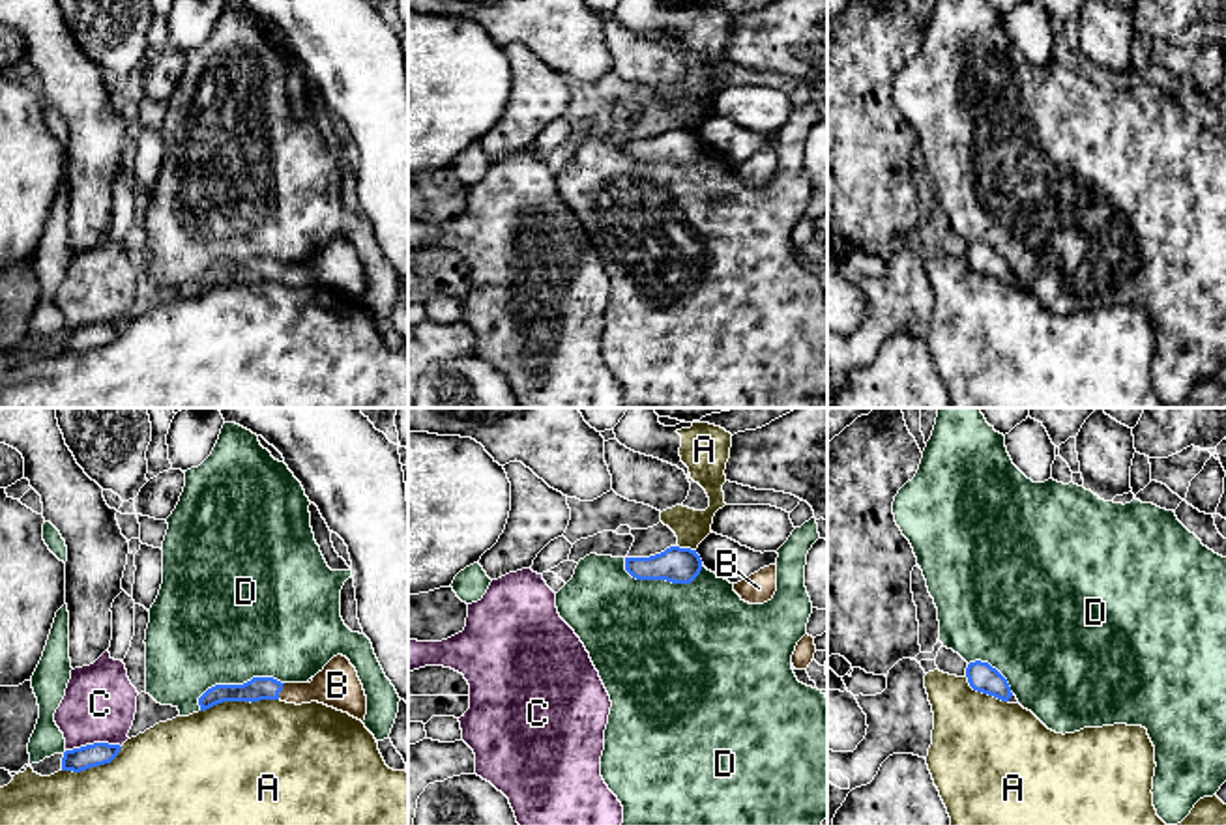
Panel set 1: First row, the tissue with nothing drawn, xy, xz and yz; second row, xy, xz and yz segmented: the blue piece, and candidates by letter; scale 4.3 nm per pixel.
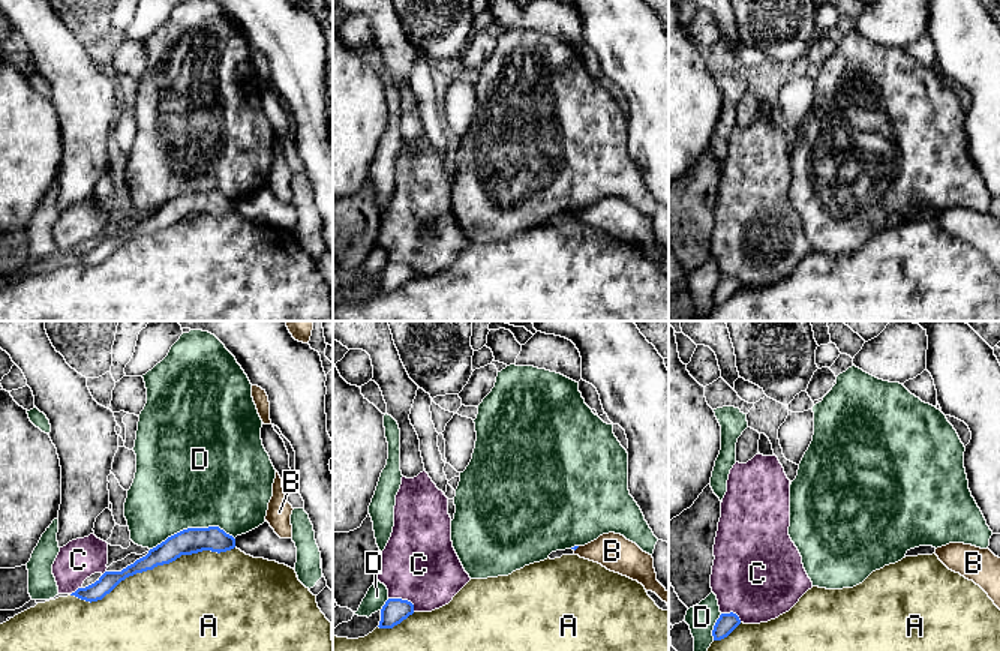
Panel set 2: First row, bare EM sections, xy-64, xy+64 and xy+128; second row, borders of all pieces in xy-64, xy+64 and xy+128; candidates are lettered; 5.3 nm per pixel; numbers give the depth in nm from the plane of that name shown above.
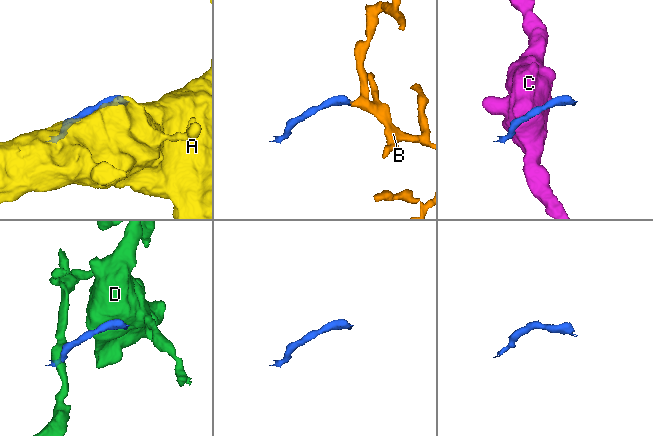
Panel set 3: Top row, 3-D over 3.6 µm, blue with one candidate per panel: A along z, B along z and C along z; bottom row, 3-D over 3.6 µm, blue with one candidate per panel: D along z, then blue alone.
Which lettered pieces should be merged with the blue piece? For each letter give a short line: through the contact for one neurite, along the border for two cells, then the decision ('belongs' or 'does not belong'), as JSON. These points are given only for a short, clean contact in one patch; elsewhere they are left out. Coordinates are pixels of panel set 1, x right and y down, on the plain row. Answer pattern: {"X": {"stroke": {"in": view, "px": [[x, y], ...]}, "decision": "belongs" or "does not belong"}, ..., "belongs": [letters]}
{"A": {"decision": "does not belong"}, "B": {"stroke": {"in": "xy", "px": [[257, 270], [281, 270], [317, 272], [337, 266]]}, "decision": "belongs"}, "C": {"decision": "does not belong"}, "D": {"decision": "does not belong"}, "belongs": ["B"]}

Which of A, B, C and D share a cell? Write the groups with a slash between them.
A / B / C / D

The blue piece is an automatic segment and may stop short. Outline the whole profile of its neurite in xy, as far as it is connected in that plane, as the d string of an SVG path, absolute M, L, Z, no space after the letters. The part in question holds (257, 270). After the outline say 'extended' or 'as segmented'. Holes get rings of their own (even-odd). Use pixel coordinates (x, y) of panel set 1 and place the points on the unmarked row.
M343 236L333 238L311 264L281 264L273 258L253 258L243 266L215 266L200 279L200 292L223 282L281 281L286 284L318 282L337 292L365 301L367 277L356 249Z; extended

